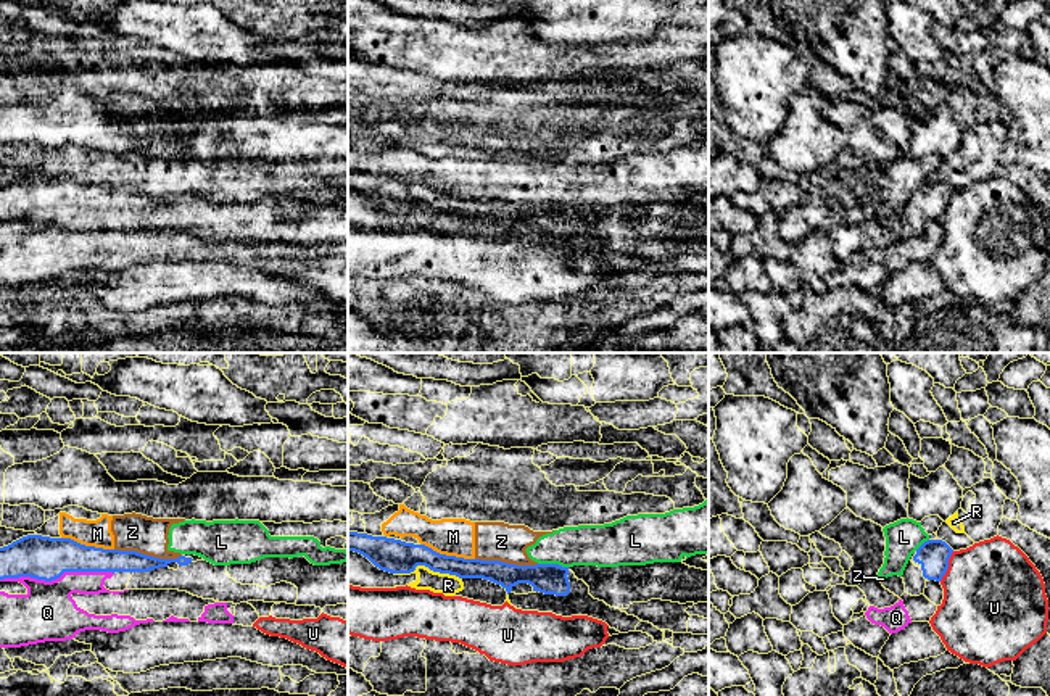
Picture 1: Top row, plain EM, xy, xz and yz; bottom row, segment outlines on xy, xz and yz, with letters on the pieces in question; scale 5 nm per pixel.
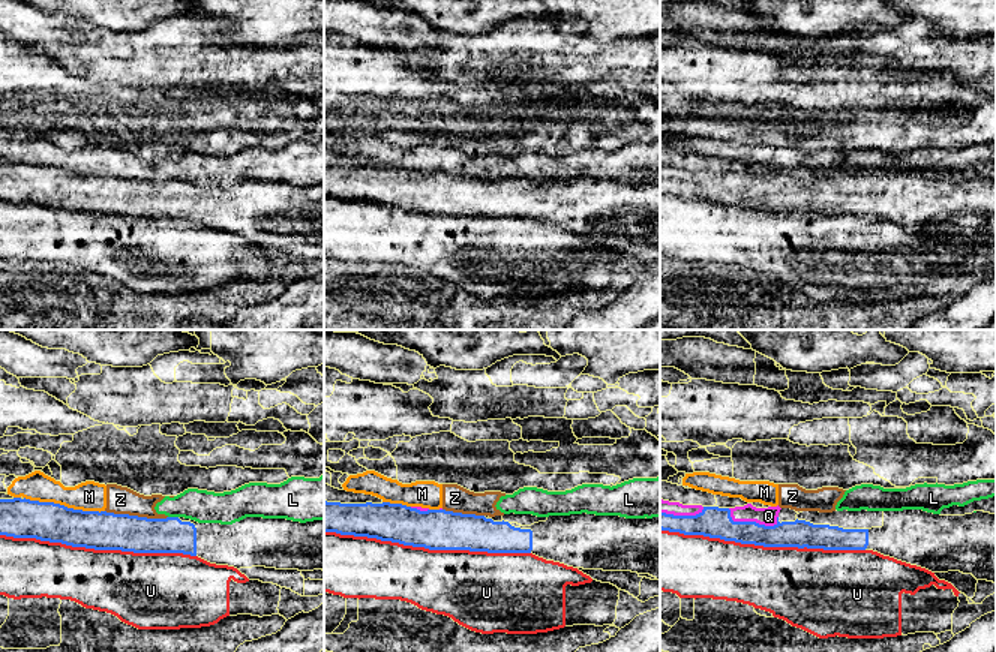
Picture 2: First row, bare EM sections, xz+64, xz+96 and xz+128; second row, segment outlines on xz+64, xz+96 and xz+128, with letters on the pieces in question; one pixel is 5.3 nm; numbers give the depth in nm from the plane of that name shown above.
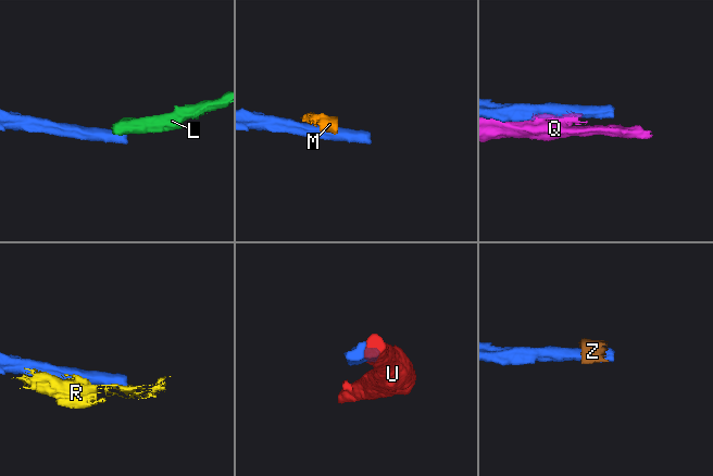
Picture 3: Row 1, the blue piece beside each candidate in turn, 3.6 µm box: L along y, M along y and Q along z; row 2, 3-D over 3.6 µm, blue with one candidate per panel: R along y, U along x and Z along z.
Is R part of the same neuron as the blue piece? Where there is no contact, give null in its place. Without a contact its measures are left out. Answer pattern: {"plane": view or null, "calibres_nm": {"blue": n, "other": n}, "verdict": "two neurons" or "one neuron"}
{"plane": "xz", "calibres_nm": {"blue": 170, "other": 100}, "verdict": "two neurons"}

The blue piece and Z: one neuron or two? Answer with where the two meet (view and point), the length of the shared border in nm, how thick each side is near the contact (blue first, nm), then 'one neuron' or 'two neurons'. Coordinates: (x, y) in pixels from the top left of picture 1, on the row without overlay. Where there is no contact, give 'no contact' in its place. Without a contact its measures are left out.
contact xy (148, 195); length 340 nm; calibres 120 and 190 nm; two neurons

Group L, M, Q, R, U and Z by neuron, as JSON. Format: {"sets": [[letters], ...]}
{"sets": [["L", "M", "Z"], ["Q"], ["R"], ["U"]]}

